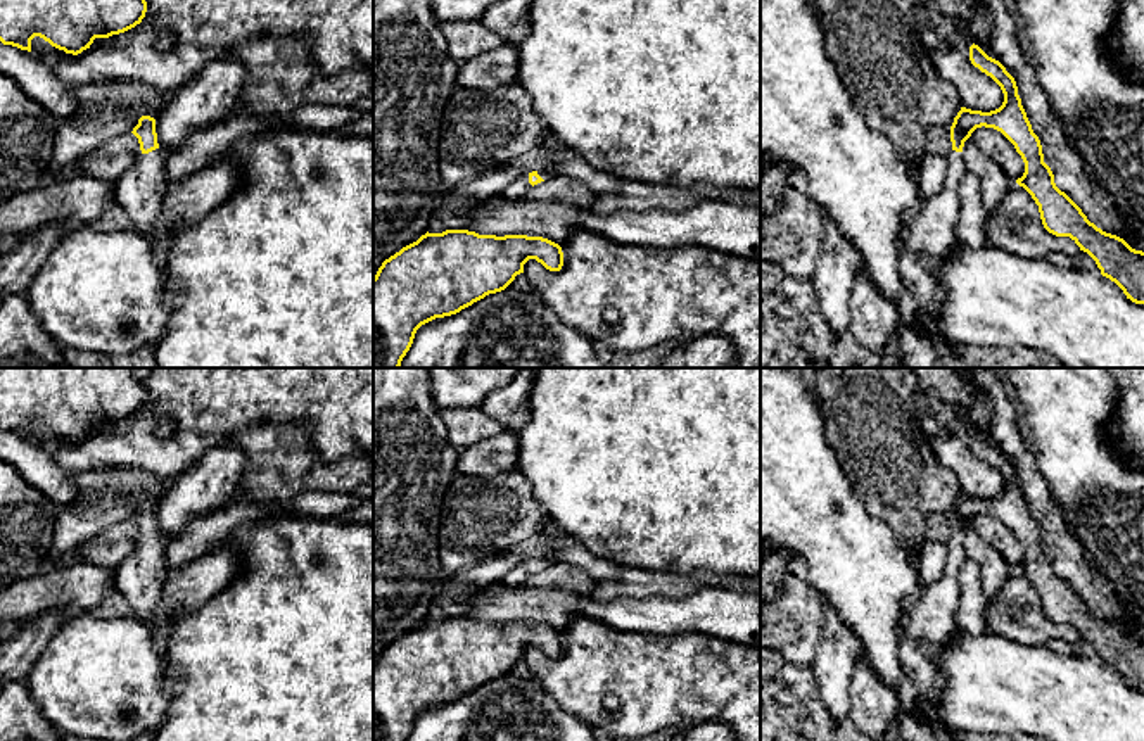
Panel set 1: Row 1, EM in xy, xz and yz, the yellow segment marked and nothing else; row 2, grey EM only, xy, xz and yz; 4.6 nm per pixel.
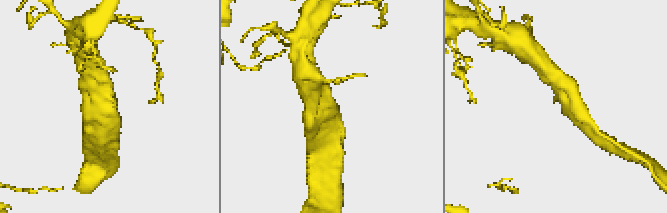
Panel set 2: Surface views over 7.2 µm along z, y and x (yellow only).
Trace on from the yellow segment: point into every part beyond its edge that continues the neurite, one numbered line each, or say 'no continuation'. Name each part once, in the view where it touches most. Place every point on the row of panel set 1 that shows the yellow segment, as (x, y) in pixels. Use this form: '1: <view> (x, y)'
1: xy (139, 190)

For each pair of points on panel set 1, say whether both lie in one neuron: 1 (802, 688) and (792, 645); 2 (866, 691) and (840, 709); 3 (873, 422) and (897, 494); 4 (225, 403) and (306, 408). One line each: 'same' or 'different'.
1: different
2: different
3: same
4: same

